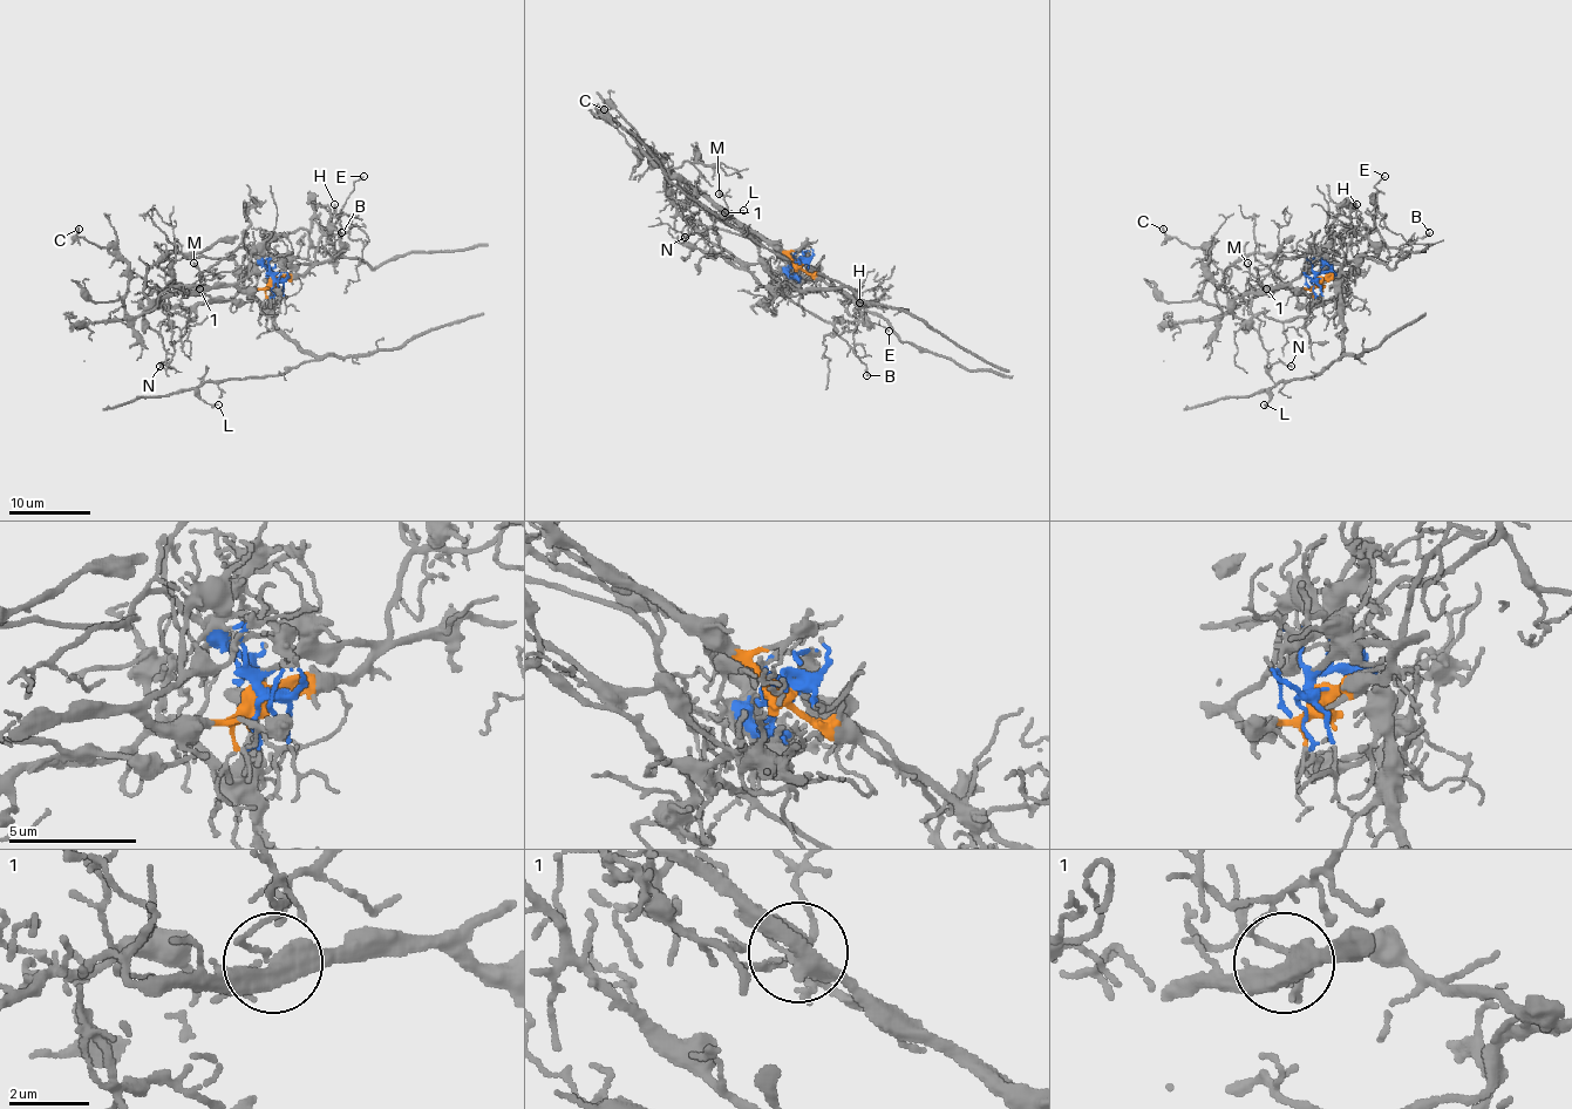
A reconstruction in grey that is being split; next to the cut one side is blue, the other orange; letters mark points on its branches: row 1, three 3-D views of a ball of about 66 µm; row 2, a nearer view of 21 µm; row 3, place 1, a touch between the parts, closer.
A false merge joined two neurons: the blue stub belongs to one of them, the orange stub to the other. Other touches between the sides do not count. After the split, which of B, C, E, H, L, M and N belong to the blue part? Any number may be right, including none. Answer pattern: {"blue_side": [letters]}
{"blue_side": ["B", "L", "M"]}

